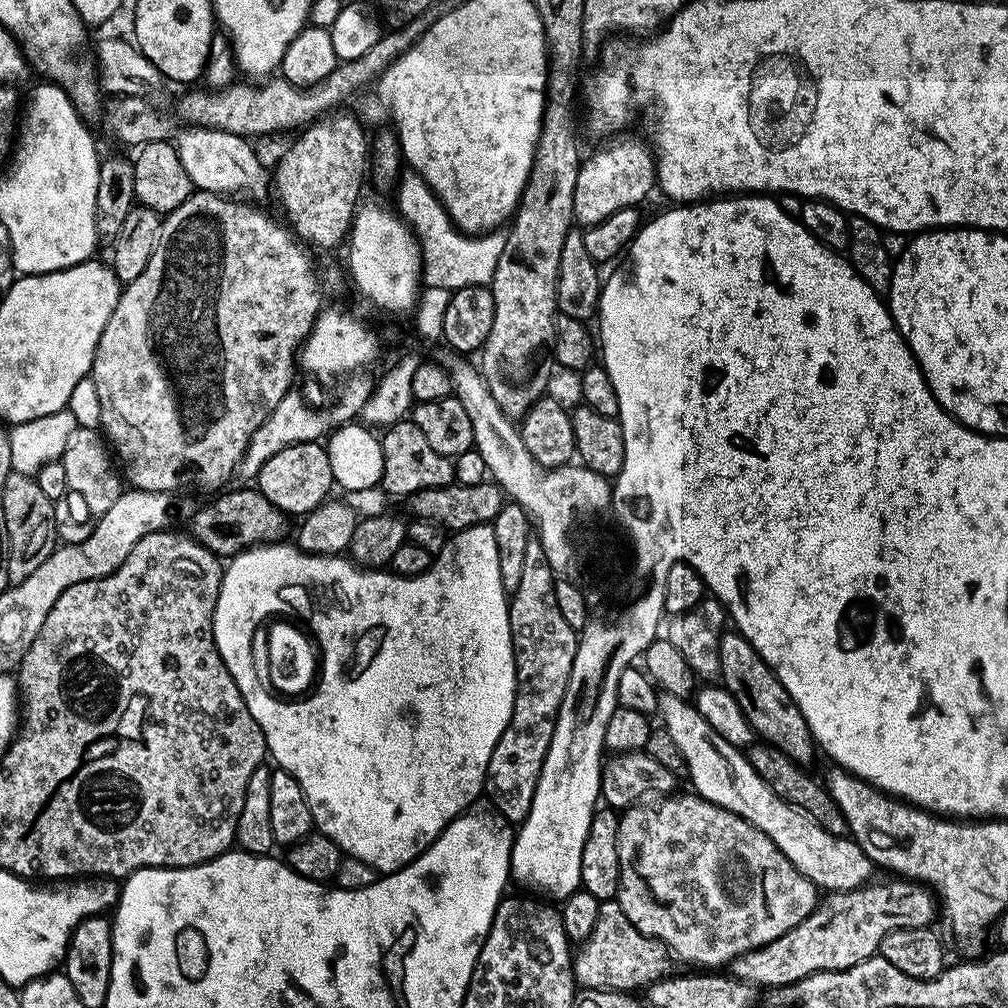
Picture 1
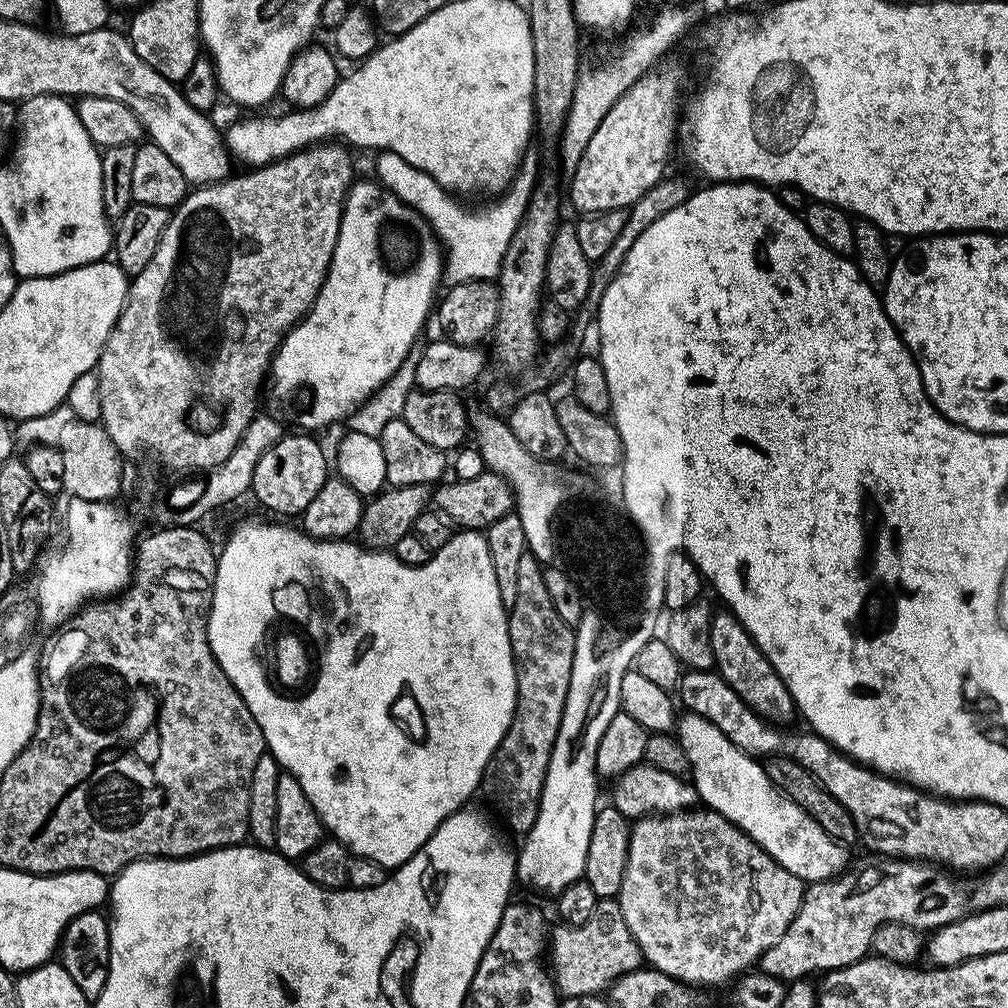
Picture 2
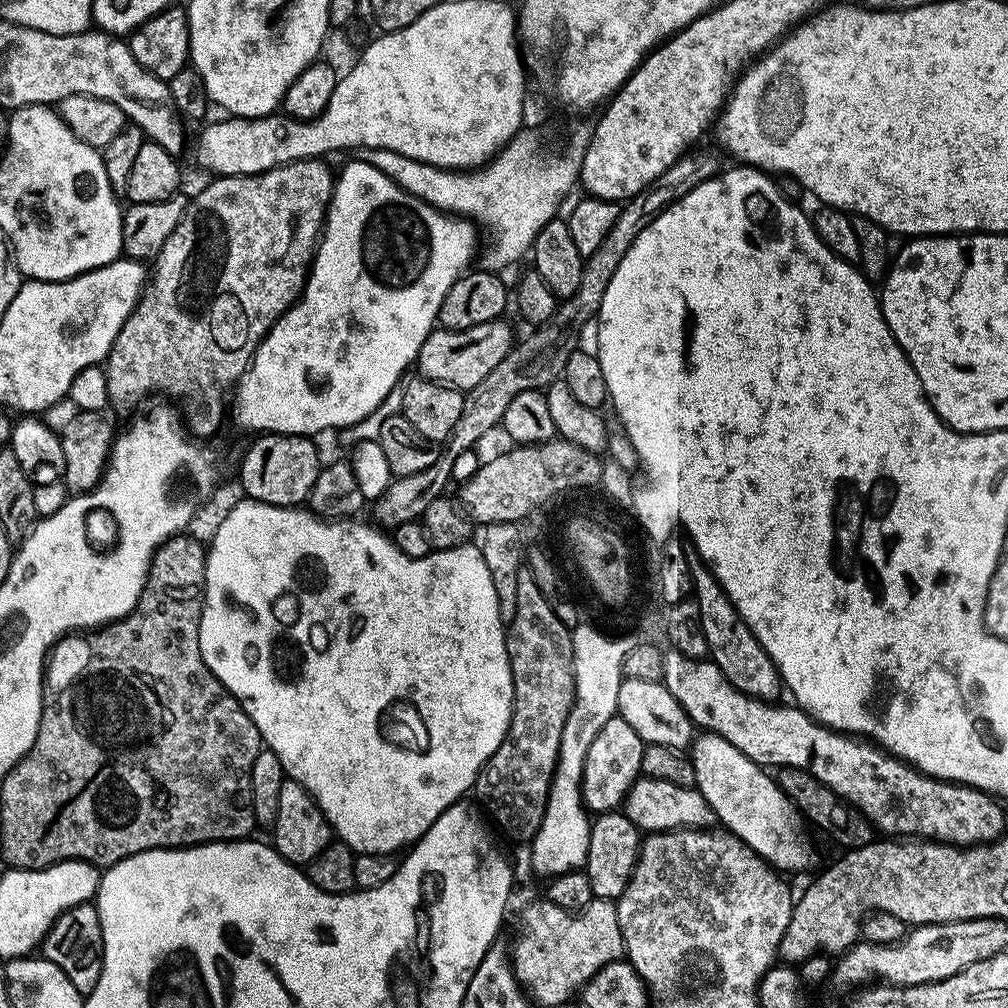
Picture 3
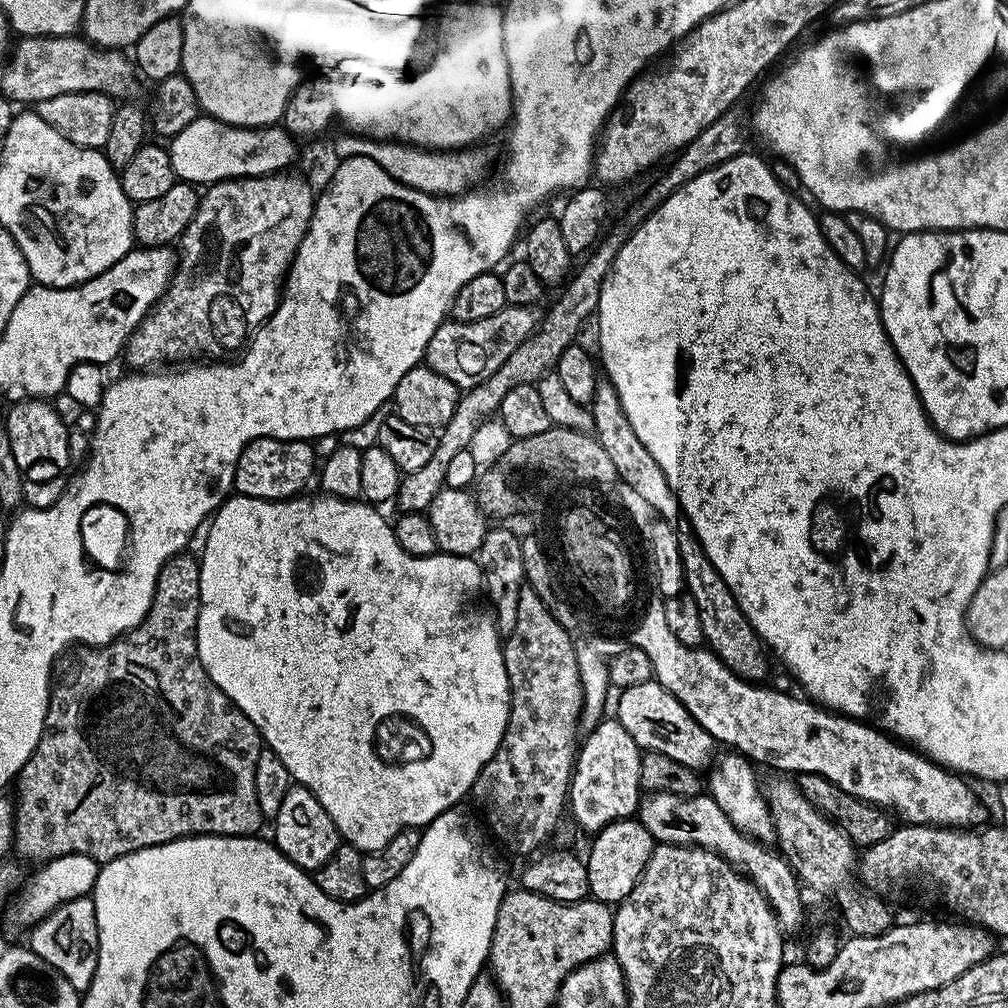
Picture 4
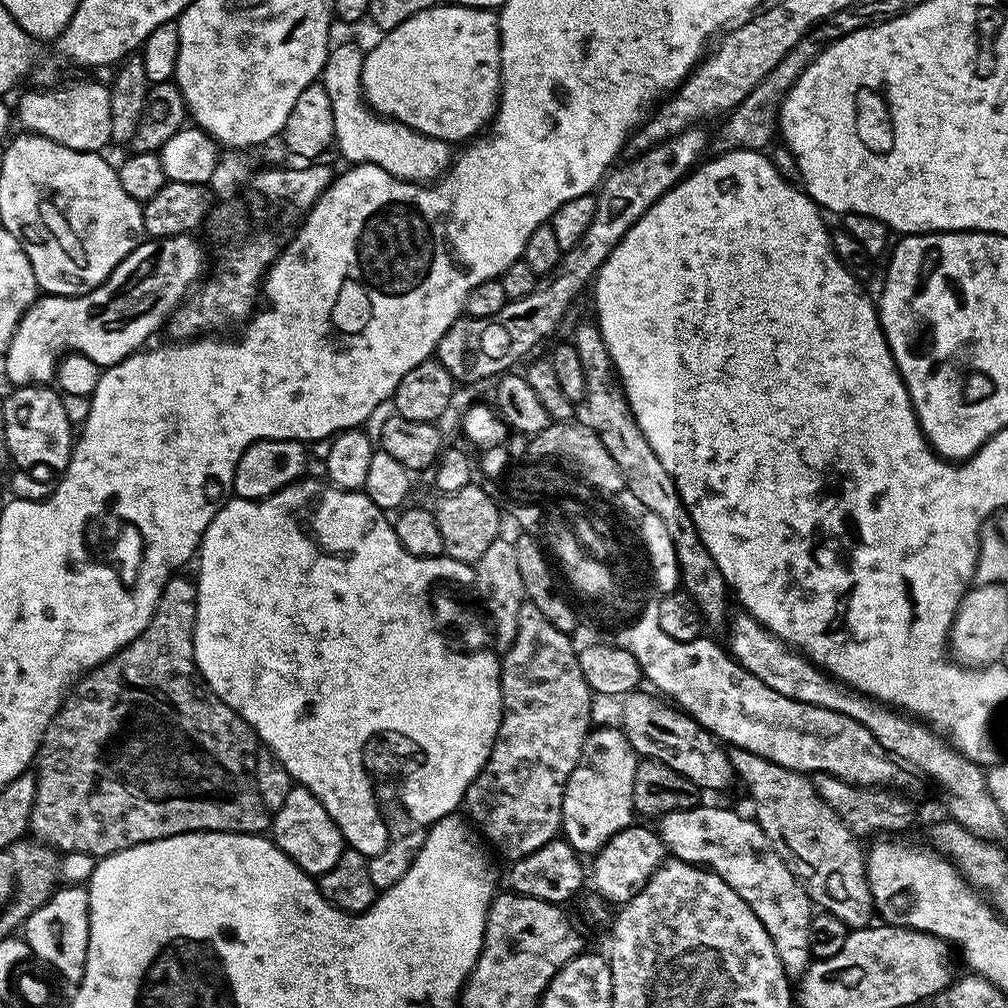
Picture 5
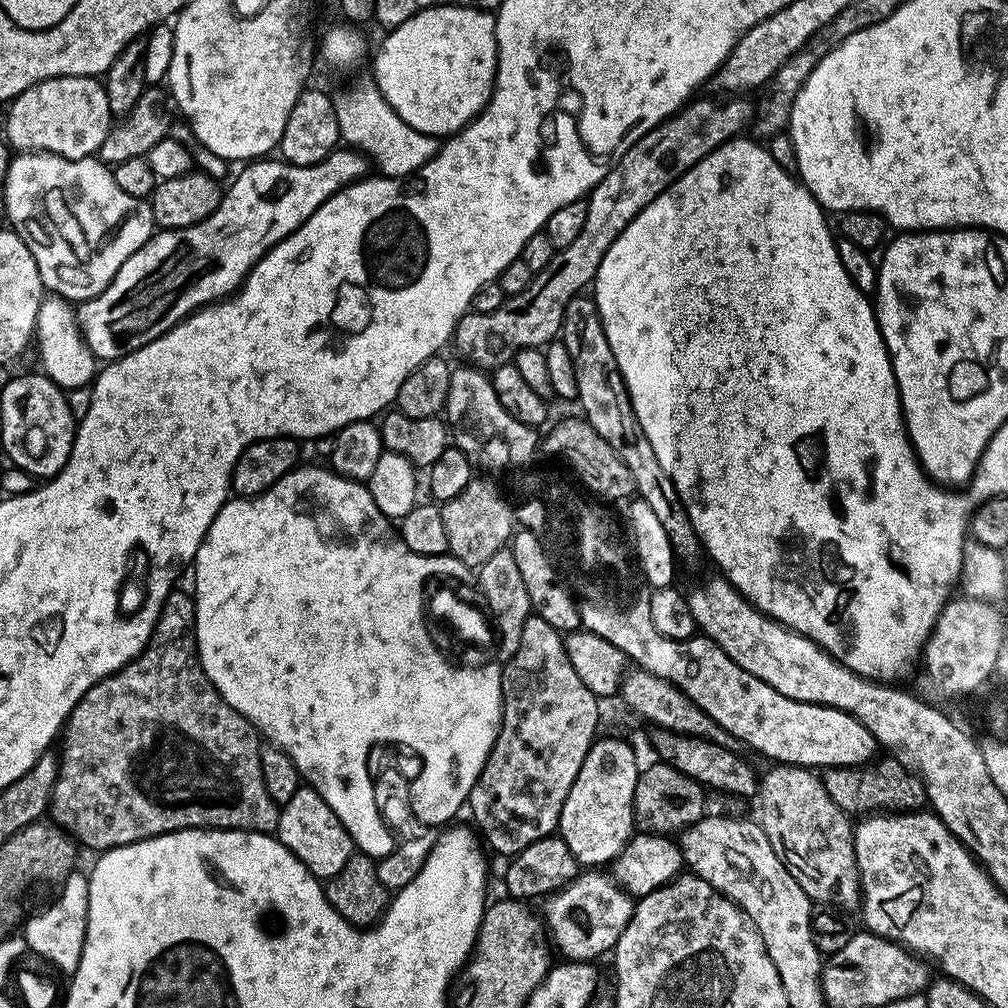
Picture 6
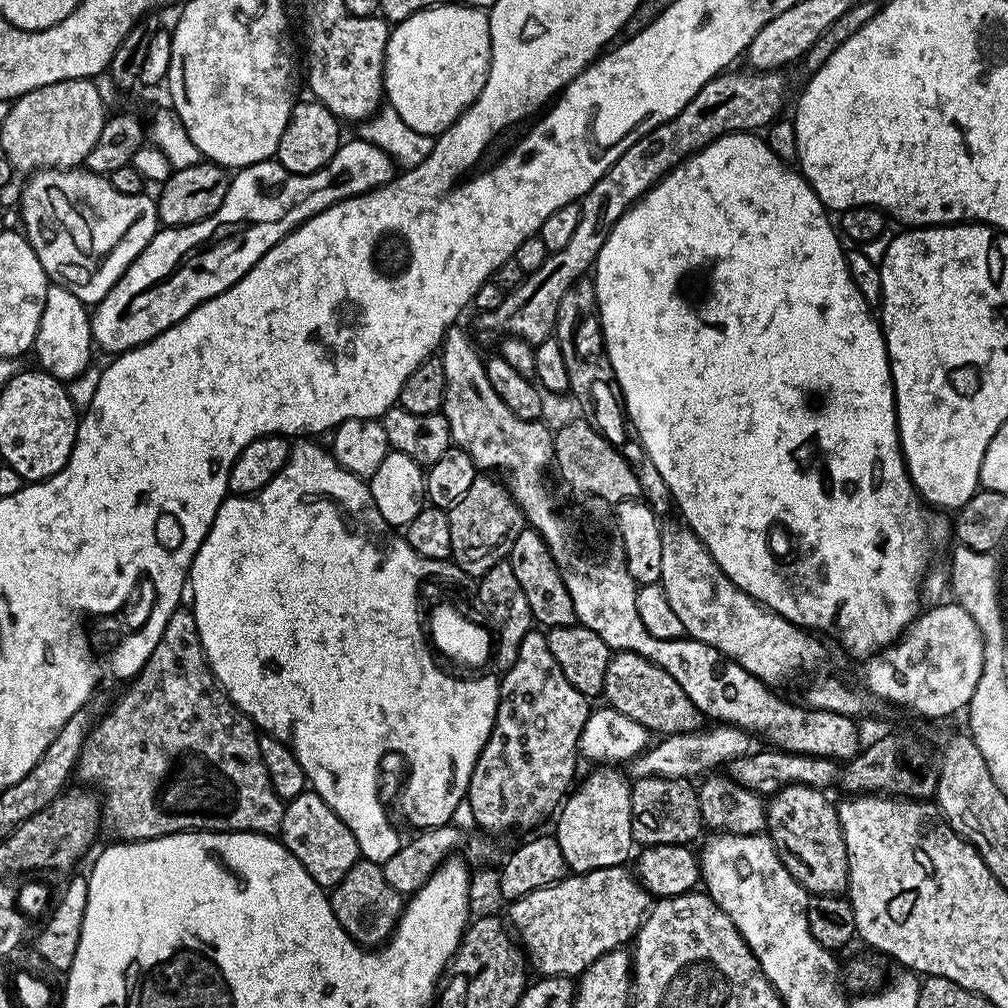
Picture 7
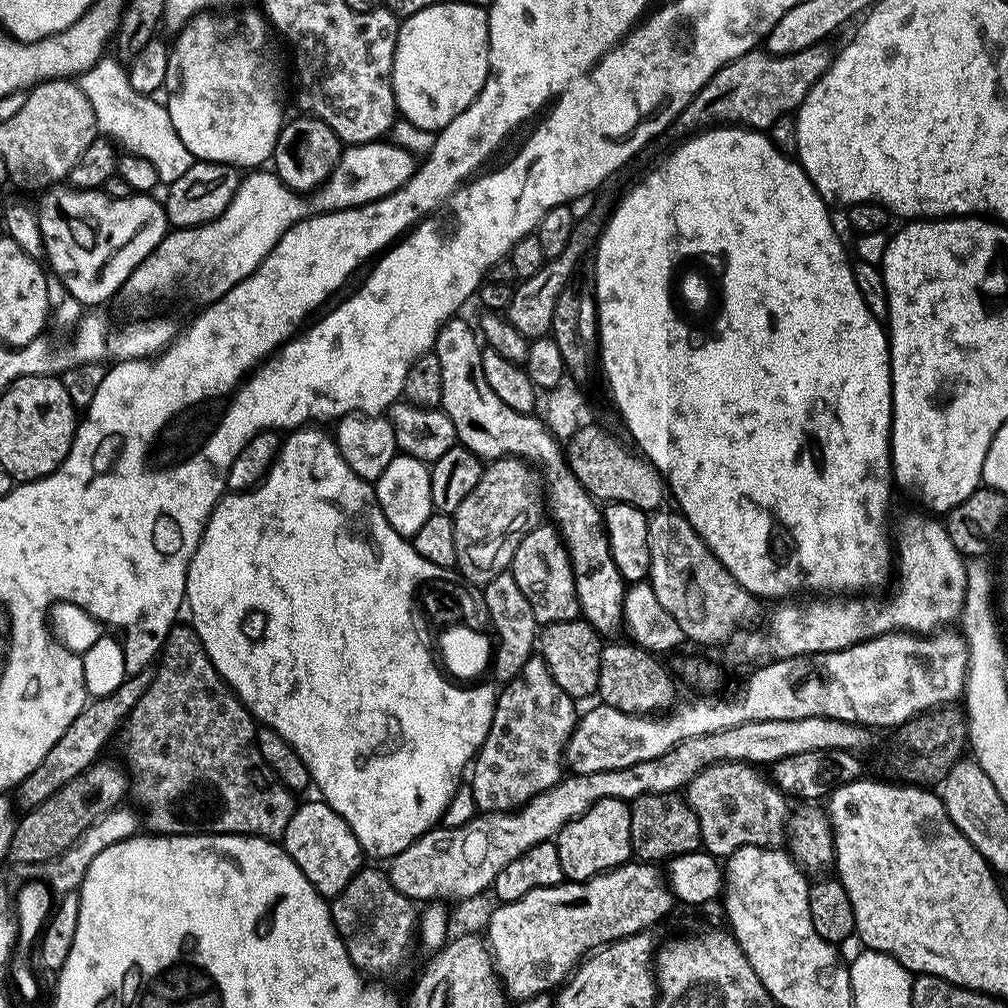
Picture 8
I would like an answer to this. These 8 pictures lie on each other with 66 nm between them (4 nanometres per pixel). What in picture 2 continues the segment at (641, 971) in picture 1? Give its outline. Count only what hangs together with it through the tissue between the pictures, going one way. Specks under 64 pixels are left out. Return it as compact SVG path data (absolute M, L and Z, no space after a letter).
M597 899L594 914L590 914L586 922L559 927L553 927L550 932L550 975L561 997L594 996L603 993L612 987L614 981L622 978L622 974L630 974L641 967L640 947L638 942L634 942L634 934L630 934L630 926L626 926L626 918L622 918L619 899Z

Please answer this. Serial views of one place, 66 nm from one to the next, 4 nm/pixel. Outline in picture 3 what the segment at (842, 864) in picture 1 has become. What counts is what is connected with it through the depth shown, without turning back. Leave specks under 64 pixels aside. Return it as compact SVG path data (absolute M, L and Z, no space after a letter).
M704 732L693 739L690 745L690 759L696 775L694 787L700 791L702 798L706 798L706 802L711 806L717 821L727 831L739 838L746 846L753 848L769 866L781 873L788 871L804 872L811 866L816 852L812 849L807 834L800 832L801 817L794 805L786 798L784 791L780 789L780 785L771 775L767 776L764 773L767 771L761 765L755 764L750 758L746 758L746 754L742 754L742 750L730 746L730 742L726 742L726 738L717 736L715 732Z

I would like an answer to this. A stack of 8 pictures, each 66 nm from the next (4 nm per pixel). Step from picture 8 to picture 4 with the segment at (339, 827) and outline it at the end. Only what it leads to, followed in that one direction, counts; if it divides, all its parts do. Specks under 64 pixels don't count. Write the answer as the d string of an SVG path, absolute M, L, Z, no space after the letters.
M293 783L292 788L286 790L286 799L278 809L273 824L276 824L272 828L276 835L276 849L309 874L315 874L322 866L326 866L326 862L330 862L330 854L334 854L334 850L338 850L342 843L338 826L334 826L334 818L330 818L330 814L322 810L322 802L318 802L318 798L314 798L310 790L297 783Z

